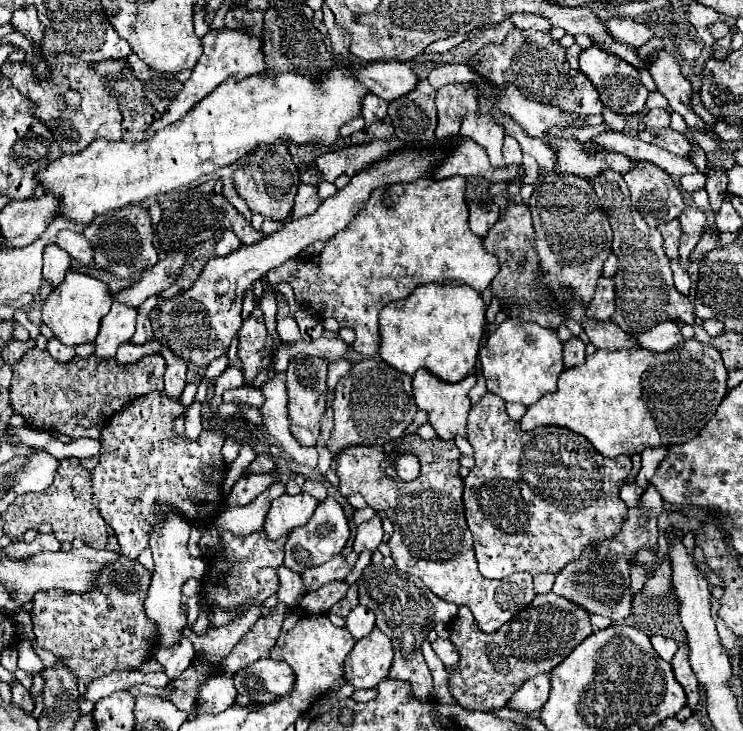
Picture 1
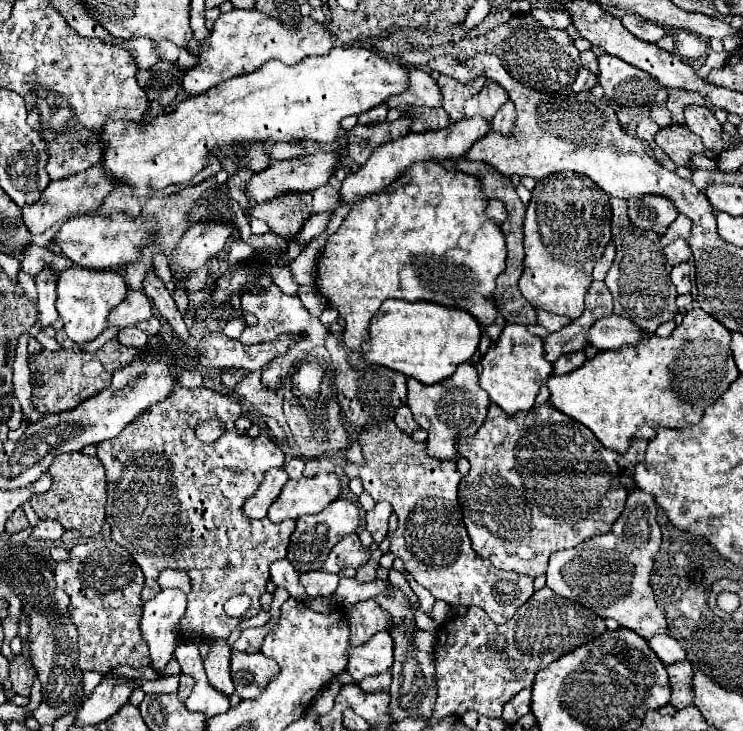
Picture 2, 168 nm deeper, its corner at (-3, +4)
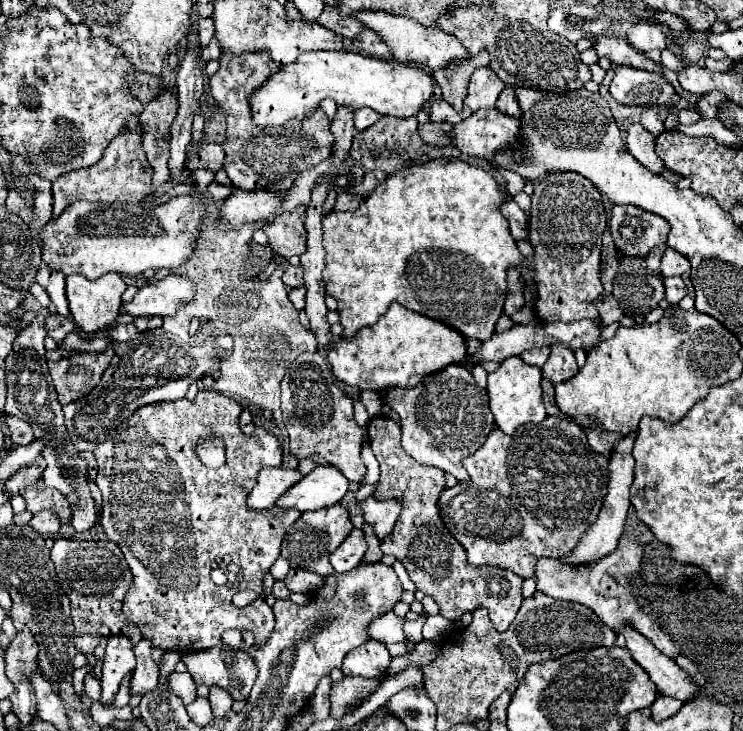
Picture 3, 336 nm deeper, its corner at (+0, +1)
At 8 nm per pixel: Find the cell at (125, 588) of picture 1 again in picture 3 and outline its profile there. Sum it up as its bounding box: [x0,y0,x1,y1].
[51,538,143,654]

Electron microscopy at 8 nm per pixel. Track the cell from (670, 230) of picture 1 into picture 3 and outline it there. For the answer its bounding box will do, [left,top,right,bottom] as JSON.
[661,248,691,276]

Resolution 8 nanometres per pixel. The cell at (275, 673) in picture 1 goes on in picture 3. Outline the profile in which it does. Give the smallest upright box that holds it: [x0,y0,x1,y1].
[181,644,257,700]

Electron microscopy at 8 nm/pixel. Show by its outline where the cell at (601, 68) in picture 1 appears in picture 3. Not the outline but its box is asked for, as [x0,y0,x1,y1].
[609,66,675,106]

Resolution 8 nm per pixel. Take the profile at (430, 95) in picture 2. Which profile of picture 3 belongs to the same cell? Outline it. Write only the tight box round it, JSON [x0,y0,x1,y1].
[429,96,473,124]

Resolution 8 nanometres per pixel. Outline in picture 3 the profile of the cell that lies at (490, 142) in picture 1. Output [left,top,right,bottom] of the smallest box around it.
[465,68,505,112]

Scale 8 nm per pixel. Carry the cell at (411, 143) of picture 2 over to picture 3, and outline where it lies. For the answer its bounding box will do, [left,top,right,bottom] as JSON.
[447,108,519,160]

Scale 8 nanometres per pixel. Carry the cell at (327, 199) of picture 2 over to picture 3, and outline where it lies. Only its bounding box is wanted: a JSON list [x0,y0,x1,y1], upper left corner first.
[333,192,361,210]

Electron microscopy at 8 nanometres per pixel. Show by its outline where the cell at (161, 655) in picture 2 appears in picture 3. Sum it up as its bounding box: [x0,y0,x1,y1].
[131,638,159,694]

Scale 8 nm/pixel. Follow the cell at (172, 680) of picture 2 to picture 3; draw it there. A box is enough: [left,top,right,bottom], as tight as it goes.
[169,672,197,704]

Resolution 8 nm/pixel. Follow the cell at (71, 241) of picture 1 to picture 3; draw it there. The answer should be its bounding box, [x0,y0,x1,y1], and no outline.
[39,196,205,280]

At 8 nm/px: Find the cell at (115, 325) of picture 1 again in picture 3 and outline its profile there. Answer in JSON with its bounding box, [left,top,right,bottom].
[123,276,195,318]

